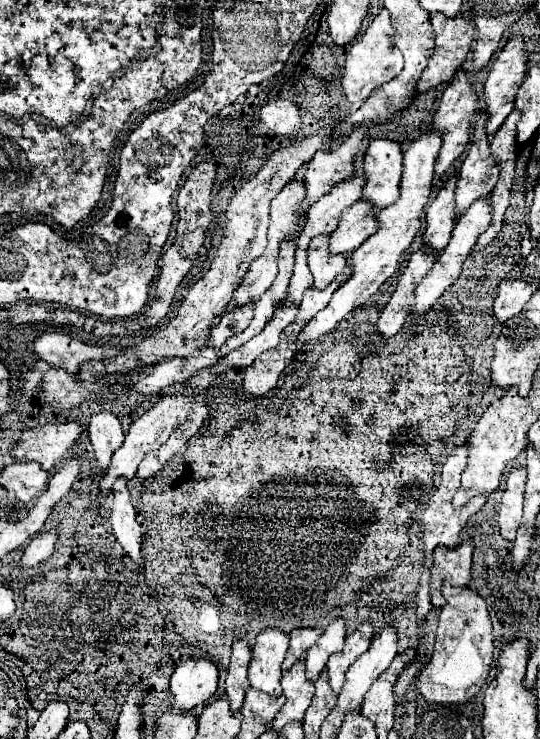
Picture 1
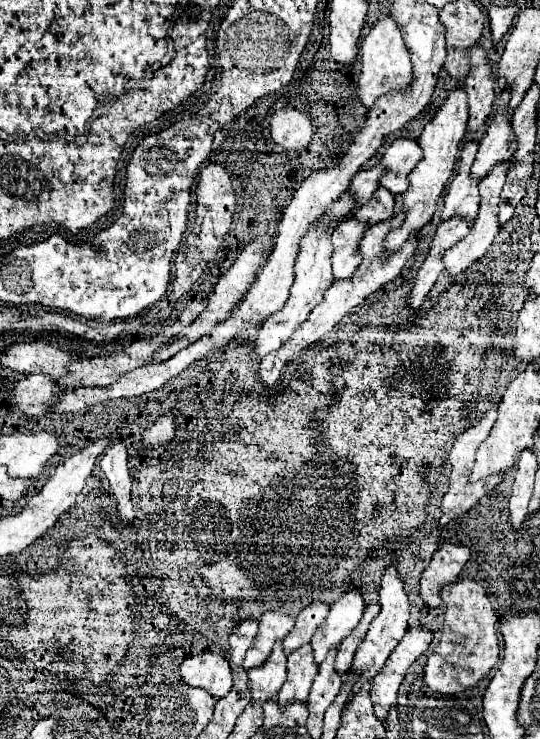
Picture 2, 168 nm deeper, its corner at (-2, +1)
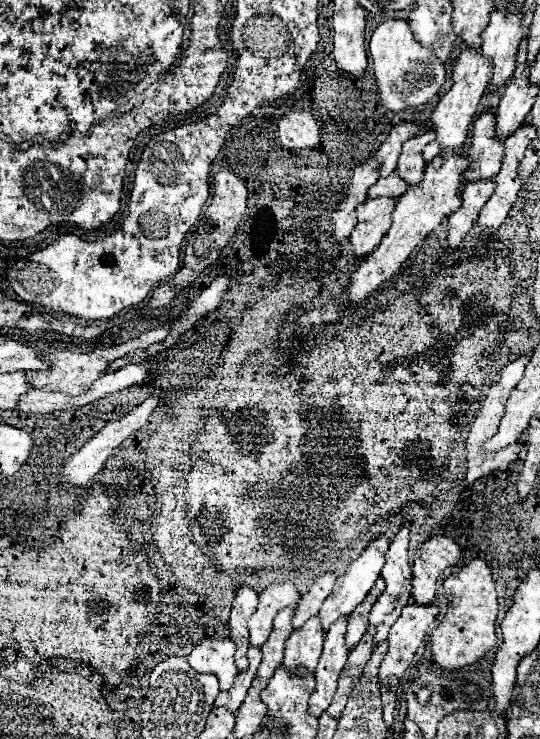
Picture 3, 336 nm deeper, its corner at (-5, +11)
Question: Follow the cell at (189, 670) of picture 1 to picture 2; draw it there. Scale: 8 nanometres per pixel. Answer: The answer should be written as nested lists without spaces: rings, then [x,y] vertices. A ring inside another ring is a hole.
[[[201,653],[195,657],[187,657],[181,663],[179,673],[189,687],[205,689],[219,699],[225,697],[233,685],[229,663],[219,653]]]

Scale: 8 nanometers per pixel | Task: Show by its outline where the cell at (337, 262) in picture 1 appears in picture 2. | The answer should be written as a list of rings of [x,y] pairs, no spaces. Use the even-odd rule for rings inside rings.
[[[349,219],[347,223],[341,223],[333,235],[333,275],[335,279],[347,279],[353,275],[353,271],[361,265],[361,255],[357,251],[357,243],[361,241],[365,231],[365,223],[359,223],[357,219]]]

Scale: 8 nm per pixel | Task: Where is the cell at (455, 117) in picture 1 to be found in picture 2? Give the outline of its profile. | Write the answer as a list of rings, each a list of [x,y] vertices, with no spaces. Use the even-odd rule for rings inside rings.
[[[473,45],[469,51],[471,71],[463,83],[463,91],[467,93],[469,103],[469,121],[467,121],[467,133],[475,133],[489,113],[493,111],[493,103],[497,97],[497,79],[493,75],[493,67],[487,61],[487,53],[481,49],[481,45]]]

